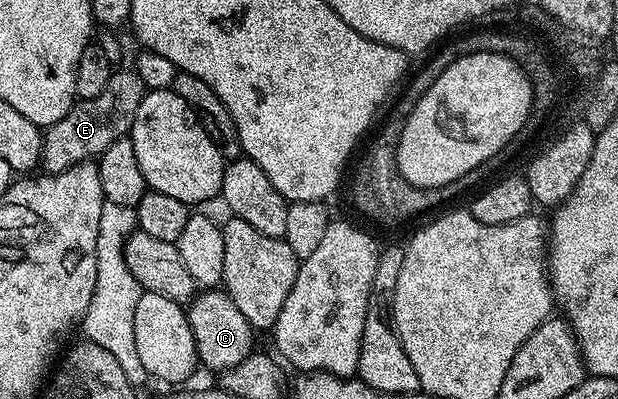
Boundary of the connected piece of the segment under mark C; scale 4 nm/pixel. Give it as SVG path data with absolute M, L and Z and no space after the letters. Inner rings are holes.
M202 290L197 293L186 308L186 317L192 326L192 338L196 342L199 365L211 368L214 374L226 372L243 362L255 351L255 329L251 328L248 318L236 310L236 302L225 290Z

